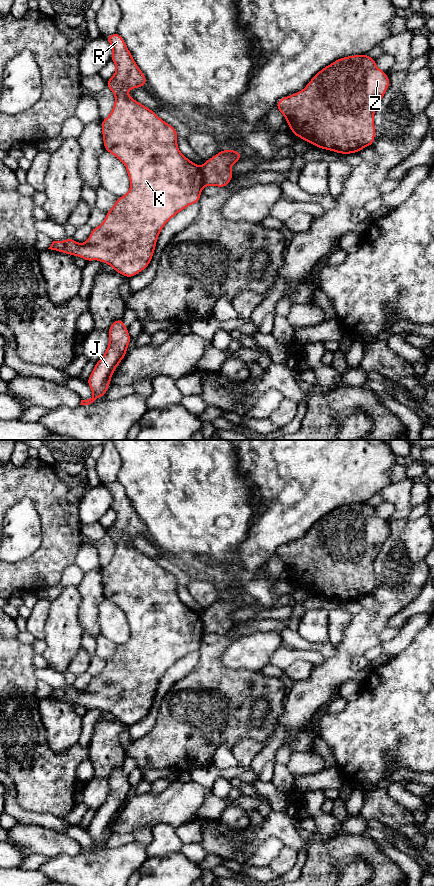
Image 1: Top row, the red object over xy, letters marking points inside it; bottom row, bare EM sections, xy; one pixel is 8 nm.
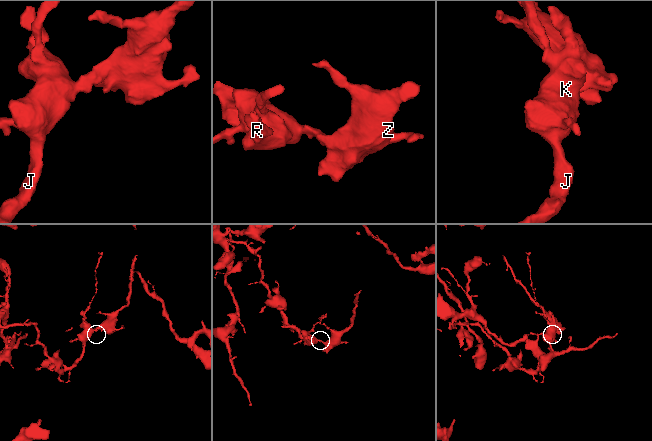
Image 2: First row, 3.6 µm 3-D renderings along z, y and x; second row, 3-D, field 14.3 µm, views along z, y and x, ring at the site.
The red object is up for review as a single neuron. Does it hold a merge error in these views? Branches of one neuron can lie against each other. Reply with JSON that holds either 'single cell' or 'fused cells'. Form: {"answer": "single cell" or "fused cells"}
{"answer": "fused cells"}

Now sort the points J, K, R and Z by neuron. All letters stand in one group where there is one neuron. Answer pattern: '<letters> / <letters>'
J K R / Z

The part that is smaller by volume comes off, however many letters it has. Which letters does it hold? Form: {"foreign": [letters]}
{"foreign": ["Z"]}

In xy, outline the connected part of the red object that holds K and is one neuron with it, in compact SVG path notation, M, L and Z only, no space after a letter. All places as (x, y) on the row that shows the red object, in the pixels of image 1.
M118 32L106 36L105 39L112 46L111 61L116 65L116 72L106 81L106 86L115 94L115 104L110 115L101 120L104 149L124 163L130 179L130 190L125 196L117 198L112 209L106 212L103 223L92 228L85 243L79 244L73 238L69 238L64 241L53 241L48 249L82 257L87 262L102 261L111 265L114 271L131 278L148 267L159 233L165 224L187 206L199 202L204 184L200 167L180 152L177 146L179 135L175 128L127 94L128 89L146 87L147 80L134 61L124 39Z

